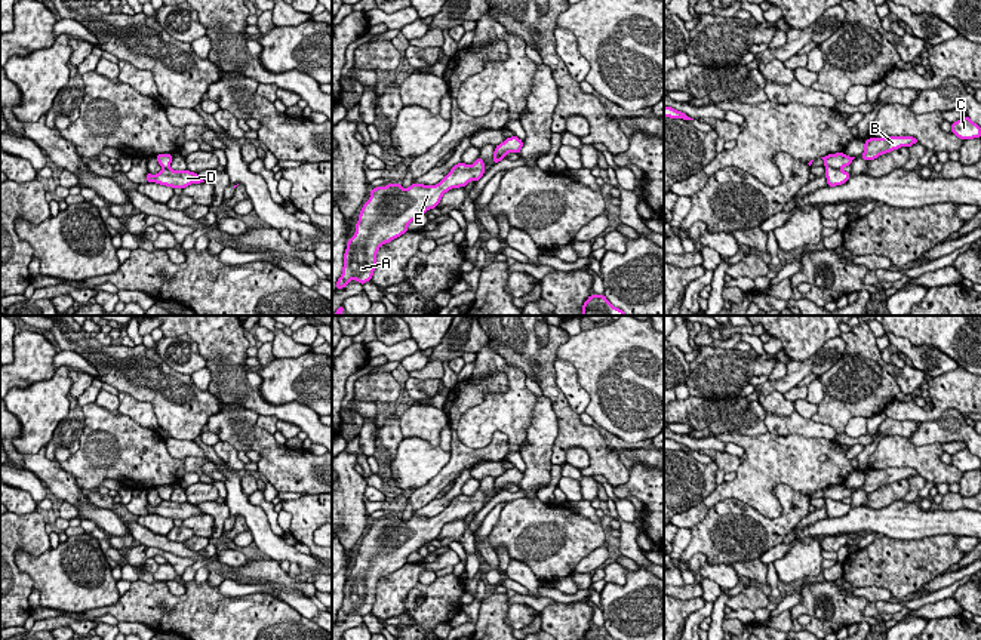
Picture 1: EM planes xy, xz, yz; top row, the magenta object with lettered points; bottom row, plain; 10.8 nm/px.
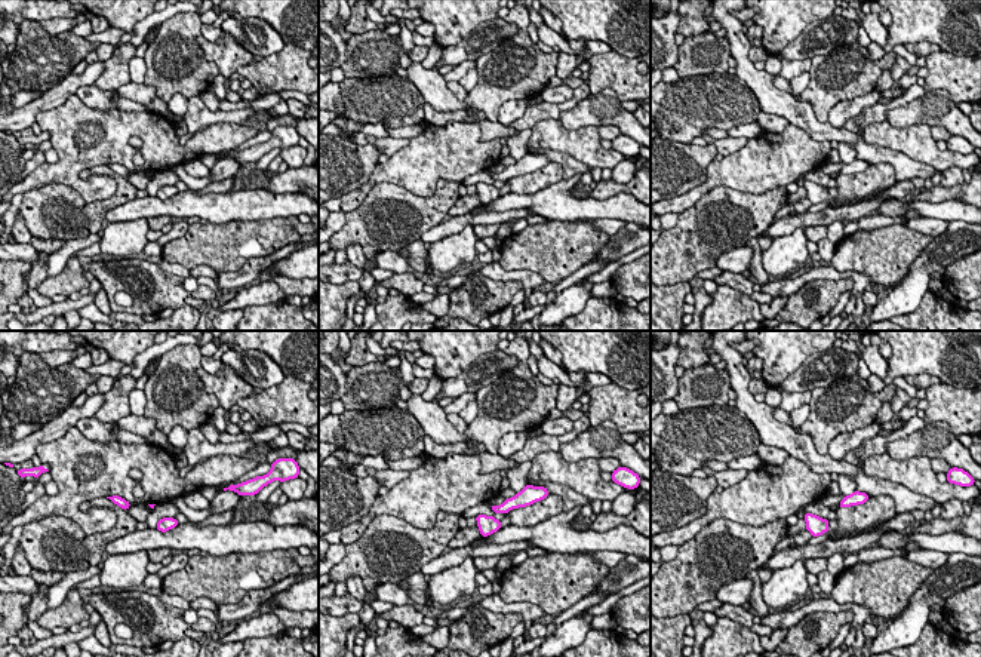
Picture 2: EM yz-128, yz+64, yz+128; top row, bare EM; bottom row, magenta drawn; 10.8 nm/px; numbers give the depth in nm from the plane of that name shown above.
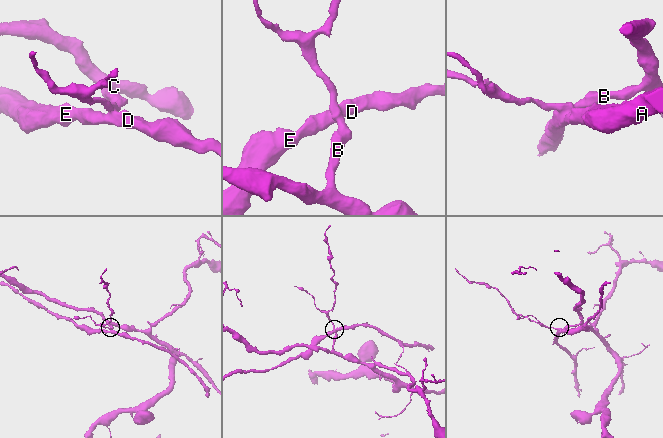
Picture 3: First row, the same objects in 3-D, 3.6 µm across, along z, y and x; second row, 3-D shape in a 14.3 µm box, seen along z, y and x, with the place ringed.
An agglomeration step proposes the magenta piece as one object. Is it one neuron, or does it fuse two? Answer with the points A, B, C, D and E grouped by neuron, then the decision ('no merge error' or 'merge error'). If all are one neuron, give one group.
groups A D E / B C; merge error

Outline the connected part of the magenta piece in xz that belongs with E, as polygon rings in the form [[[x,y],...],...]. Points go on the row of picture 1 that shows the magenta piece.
[[[477,157],[473,164],[458,163],[436,185],[413,182],[403,188],[400,182],[372,188],[369,200],[363,204],[356,233],[348,240],[344,253],[342,274],[336,290],[357,280],[360,284],[372,280],[376,268],[379,247],[400,237],[408,225],[422,213],[437,207],[445,193],[452,188],[477,182],[485,175],[485,161]]]

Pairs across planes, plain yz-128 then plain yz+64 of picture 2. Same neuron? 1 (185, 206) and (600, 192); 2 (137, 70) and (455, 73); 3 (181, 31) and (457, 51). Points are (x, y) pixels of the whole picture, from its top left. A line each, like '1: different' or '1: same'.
1: different
2: different
3: different

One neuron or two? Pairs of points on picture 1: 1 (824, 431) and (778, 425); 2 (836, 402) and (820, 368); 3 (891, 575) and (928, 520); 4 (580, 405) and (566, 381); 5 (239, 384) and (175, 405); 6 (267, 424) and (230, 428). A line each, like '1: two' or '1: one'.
1: one
2: two
3: two
4: one
5: two
6: two

